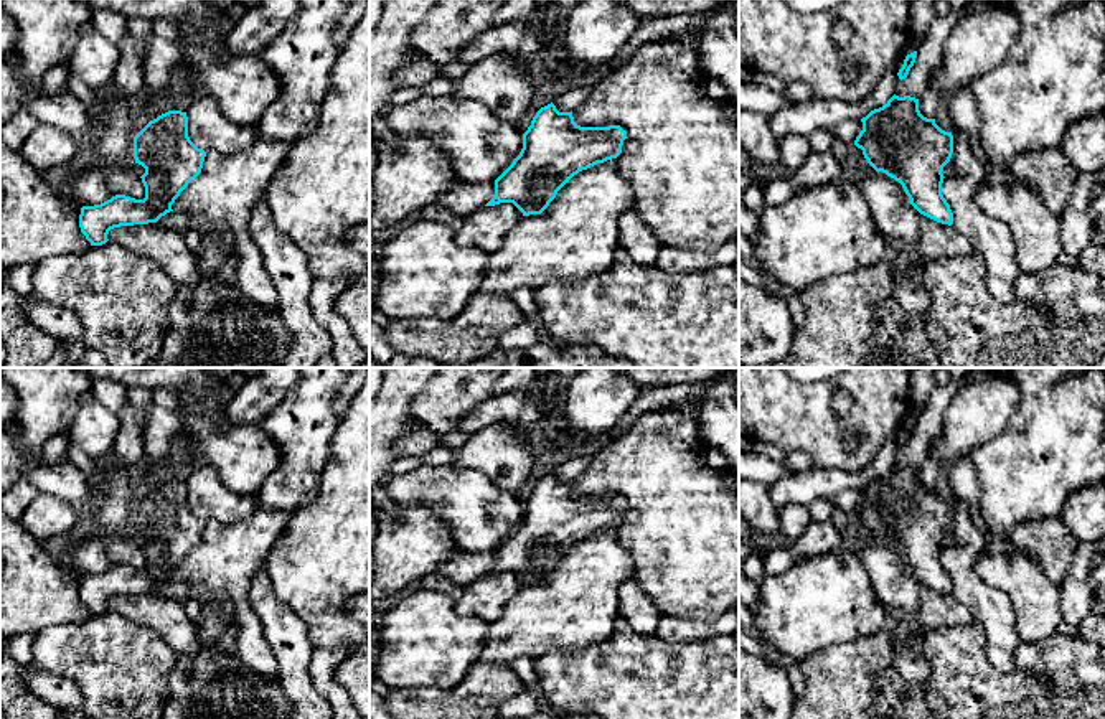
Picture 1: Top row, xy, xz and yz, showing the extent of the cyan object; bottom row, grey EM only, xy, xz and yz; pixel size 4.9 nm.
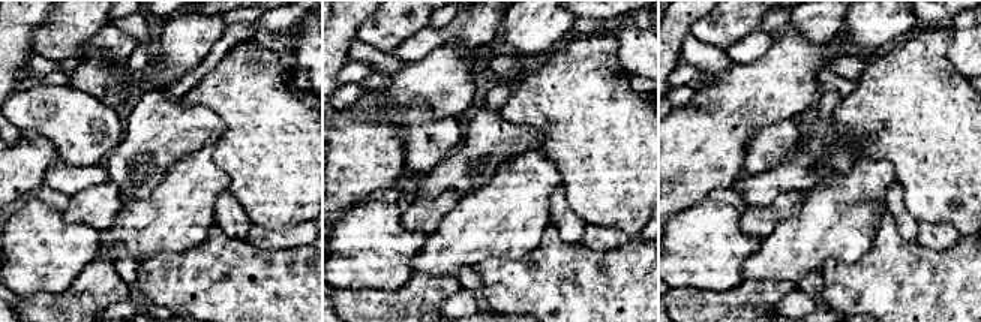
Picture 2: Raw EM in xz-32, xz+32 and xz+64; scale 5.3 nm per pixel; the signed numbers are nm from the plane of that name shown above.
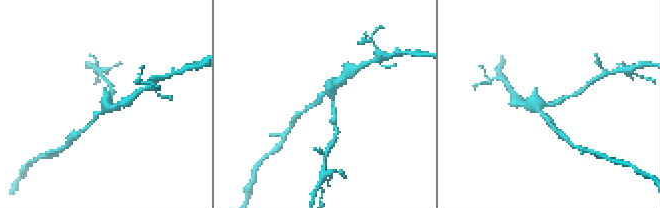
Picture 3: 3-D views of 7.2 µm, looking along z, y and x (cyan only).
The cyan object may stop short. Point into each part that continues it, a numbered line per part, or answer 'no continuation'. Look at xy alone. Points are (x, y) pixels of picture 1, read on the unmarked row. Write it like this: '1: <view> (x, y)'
no continuation

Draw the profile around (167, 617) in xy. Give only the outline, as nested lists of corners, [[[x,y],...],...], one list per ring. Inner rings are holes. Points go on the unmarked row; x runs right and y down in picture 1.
[[[158,590],[114,597],[107,609],[153,630],[175,653],[195,655],[200,651],[196,627],[190,622],[183,604]]]

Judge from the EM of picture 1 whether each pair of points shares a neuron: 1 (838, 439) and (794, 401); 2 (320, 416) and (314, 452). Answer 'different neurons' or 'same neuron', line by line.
1: same neuron
2: same neuron

